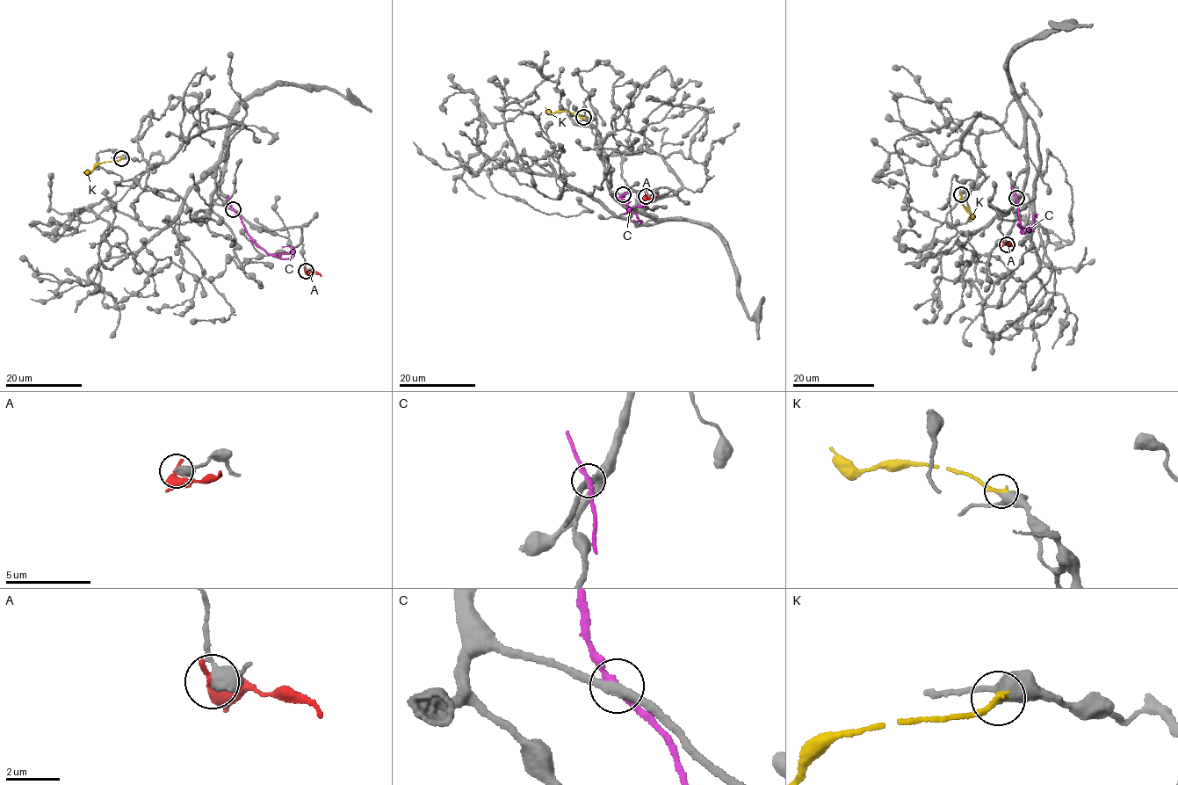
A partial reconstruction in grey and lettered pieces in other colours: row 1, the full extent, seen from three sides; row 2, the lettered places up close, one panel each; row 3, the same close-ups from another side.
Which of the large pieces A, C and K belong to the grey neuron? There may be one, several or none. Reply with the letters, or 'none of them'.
K

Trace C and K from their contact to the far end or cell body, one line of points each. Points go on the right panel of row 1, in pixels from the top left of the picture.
C: (1016, 198), (1022, 233), (1029, 231), (1034, 214), (1036, 217)
K: (961, 195), (963, 205), (972, 214), (969, 220)

